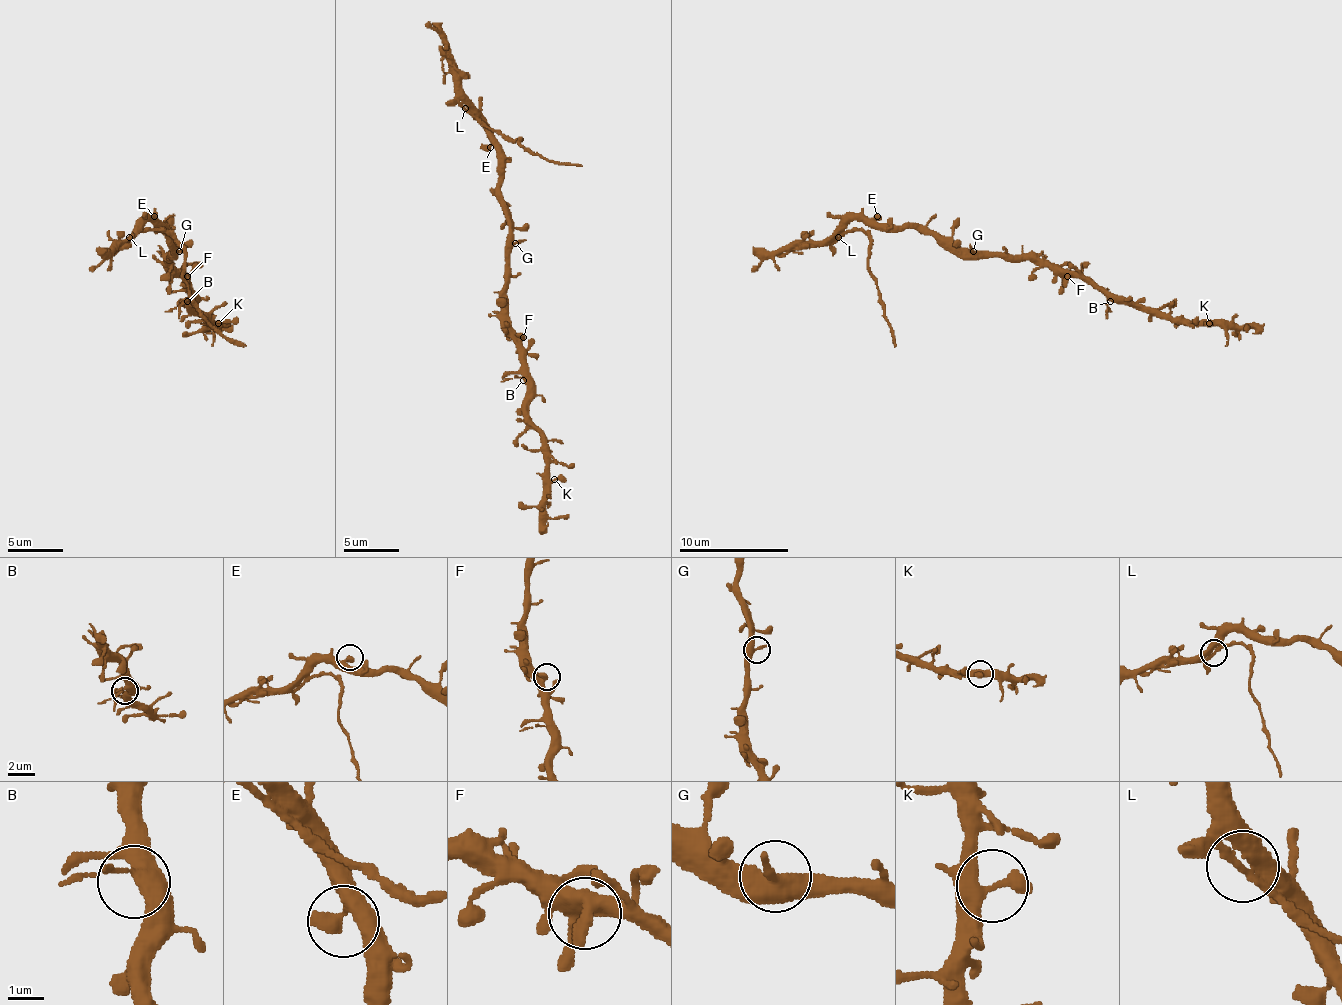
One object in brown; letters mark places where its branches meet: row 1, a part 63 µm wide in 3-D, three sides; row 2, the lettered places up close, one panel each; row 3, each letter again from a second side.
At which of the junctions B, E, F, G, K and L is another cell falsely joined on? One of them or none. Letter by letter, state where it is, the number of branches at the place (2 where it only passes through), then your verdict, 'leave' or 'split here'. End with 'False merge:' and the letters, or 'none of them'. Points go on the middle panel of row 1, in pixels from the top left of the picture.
B: place (523, 380); branches 3; leave
E: place (490, 147); branches 2; leave
F: place (523, 337); branches 2; leave
G: place (515, 243); branches 2; leave
K: place (554, 479); branches 2; leave
L: place (465, 108); branches 2; split here
False merge: L

